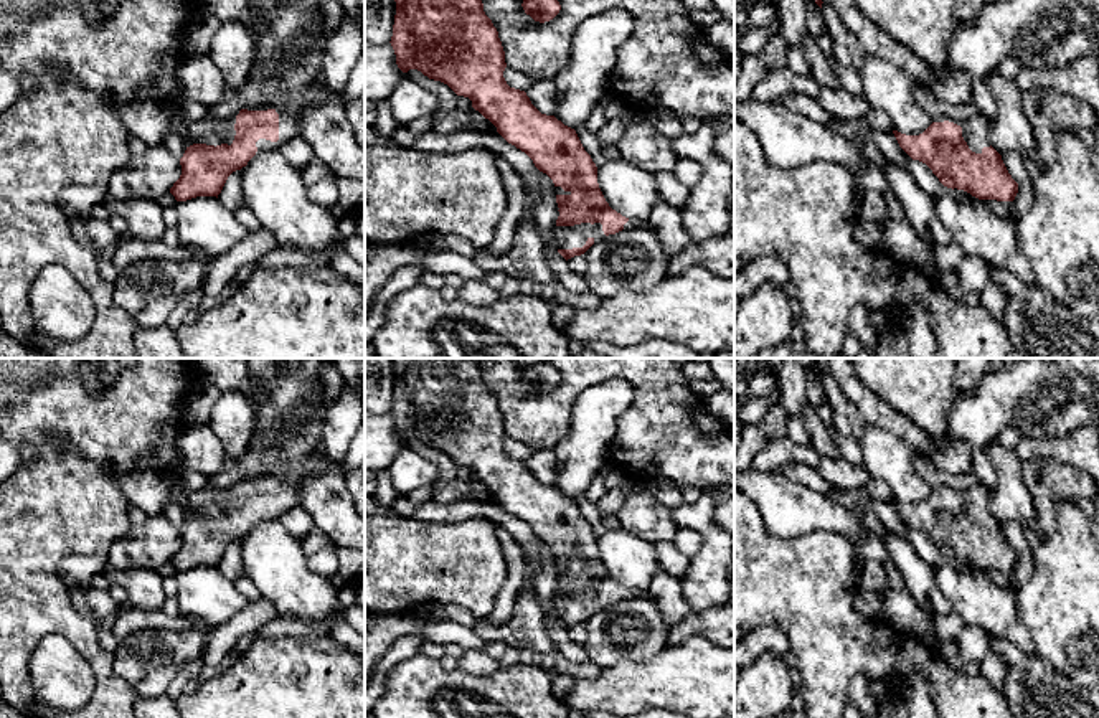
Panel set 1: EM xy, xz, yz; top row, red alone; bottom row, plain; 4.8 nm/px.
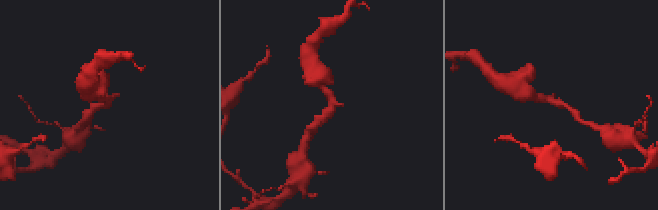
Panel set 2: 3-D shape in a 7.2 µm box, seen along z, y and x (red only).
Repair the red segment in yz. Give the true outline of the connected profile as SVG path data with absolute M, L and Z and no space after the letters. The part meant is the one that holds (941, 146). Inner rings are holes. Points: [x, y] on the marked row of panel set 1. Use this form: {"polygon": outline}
{"polygon": "M987 117L934 119L919 135L893 134L899 147L913 160L926 163L944 187L964 190L979 200L1015 200L1018 183L992 147Z"}

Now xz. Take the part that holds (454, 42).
{"polygon": "M482 0L394 2L396 15L389 43L398 68L403 73L417 69L429 79L447 84L457 96L469 97L472 107L488 119L508 144L525 152L535 167L553 180L559 210L551 243L566 261L622 229L653 231L649 221L629 220L609 206L597 183L597 167L576 130L554 116L541 114L525 91L507 84L505 51L497 28L483 12Z"}

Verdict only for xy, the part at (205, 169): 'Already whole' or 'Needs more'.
Needs more

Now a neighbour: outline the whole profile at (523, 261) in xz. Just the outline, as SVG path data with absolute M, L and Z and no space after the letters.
M535 218L520 220L513 244L507 253L490 253L480 249L474 261L485 272L502 272L505 277L530 284L541 284L550 291L550 297L559 305L569 305L574 310L589 310L602 300L587 292L571 292L563 287L543 257L543 238L538 231Z

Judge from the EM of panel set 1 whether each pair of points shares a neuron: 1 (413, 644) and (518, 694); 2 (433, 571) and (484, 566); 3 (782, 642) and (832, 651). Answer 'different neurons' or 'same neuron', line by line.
1: different neurons
2: same neuron
3: different neurons

